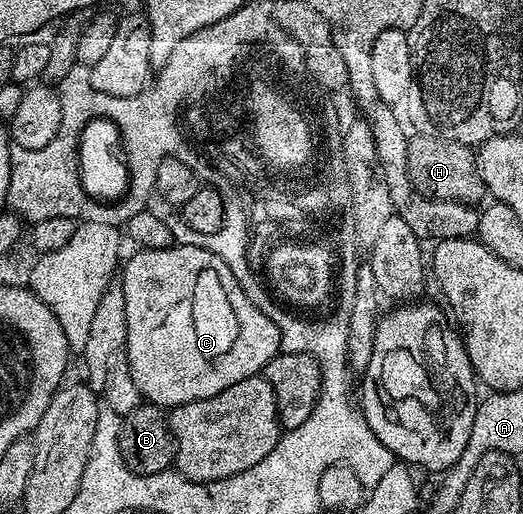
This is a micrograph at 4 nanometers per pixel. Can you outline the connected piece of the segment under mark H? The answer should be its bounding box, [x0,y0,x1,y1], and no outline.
[407,133,485,207]

